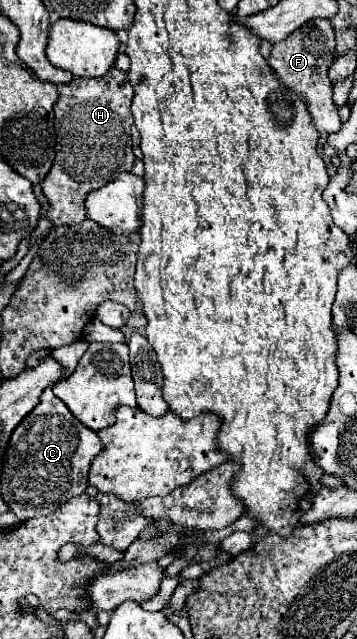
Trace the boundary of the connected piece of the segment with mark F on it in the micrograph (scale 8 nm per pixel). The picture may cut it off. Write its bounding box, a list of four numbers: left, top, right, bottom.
[269,17,341,133]

